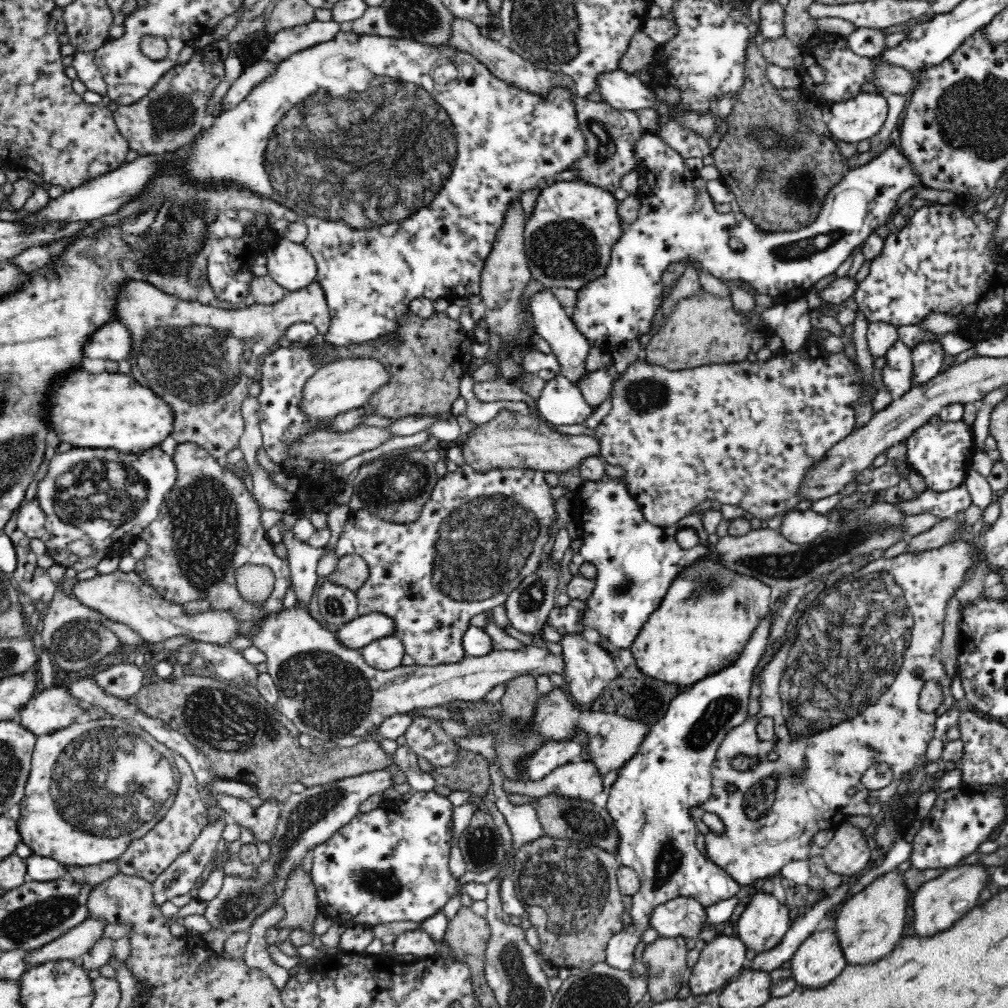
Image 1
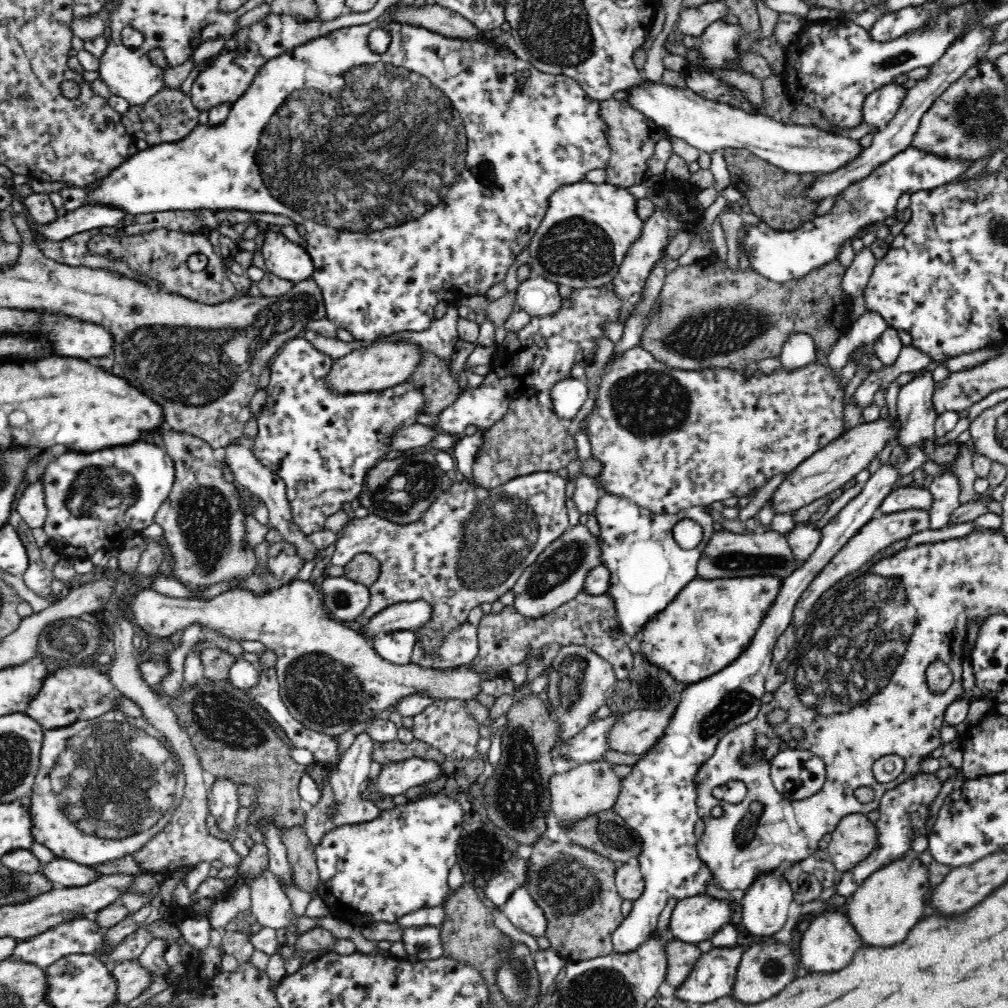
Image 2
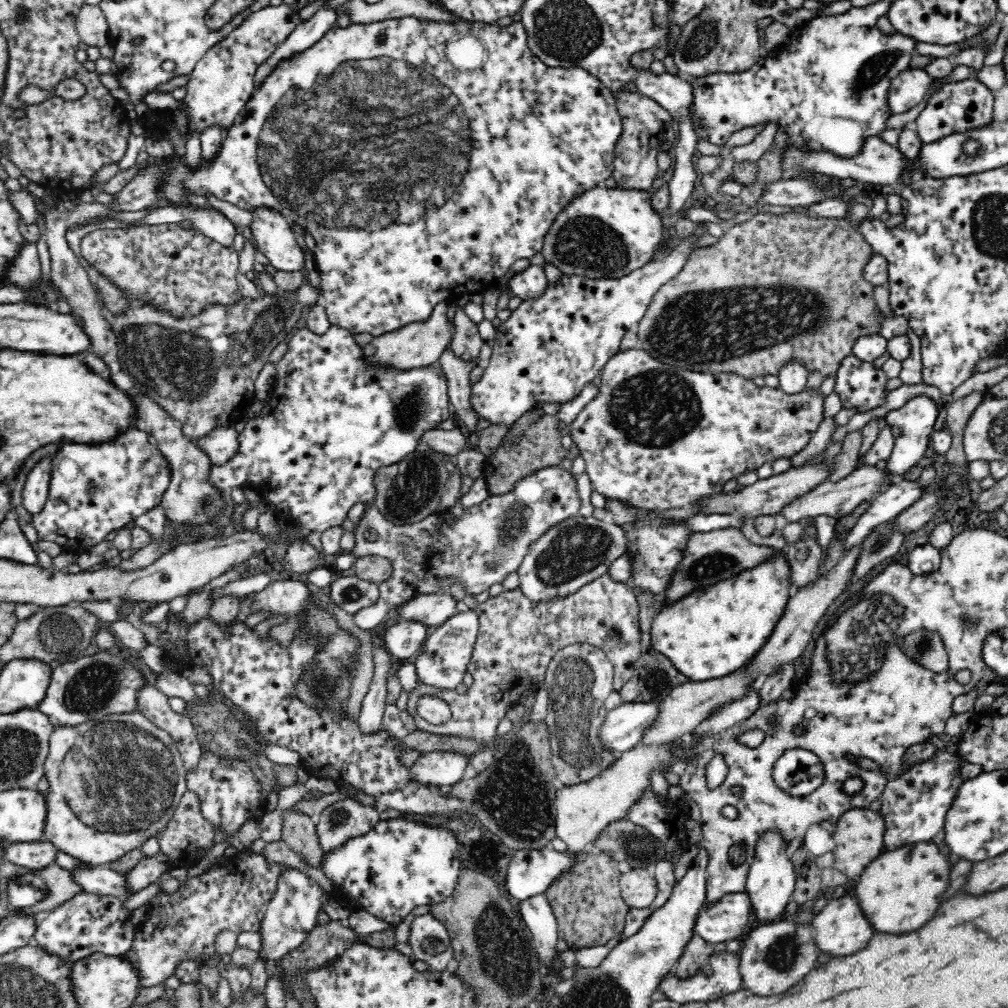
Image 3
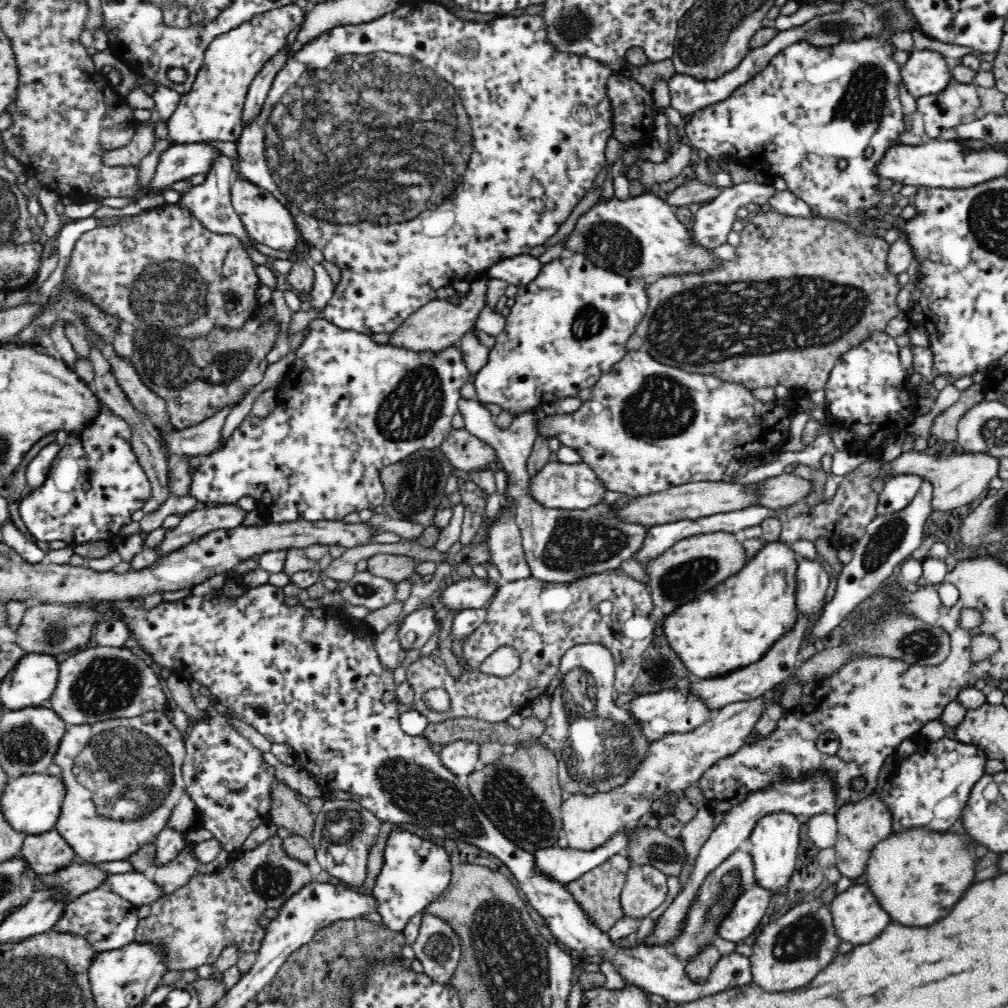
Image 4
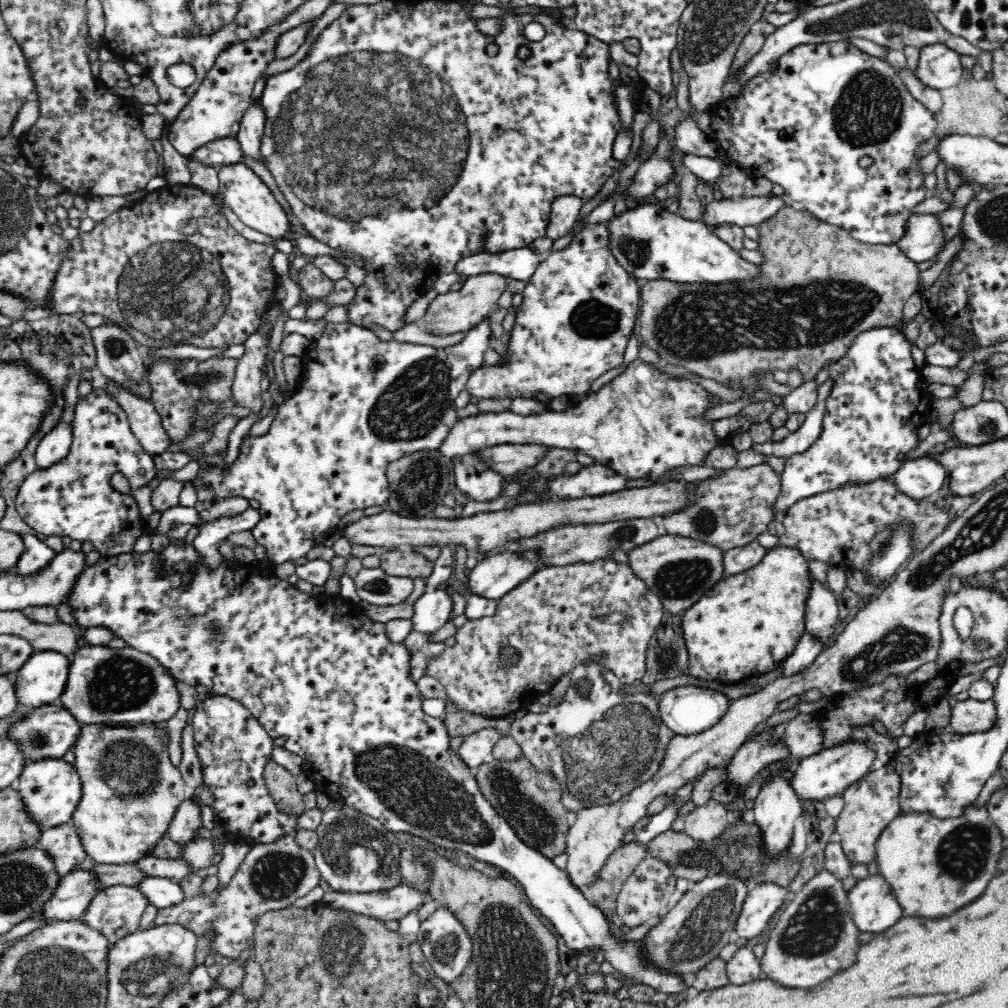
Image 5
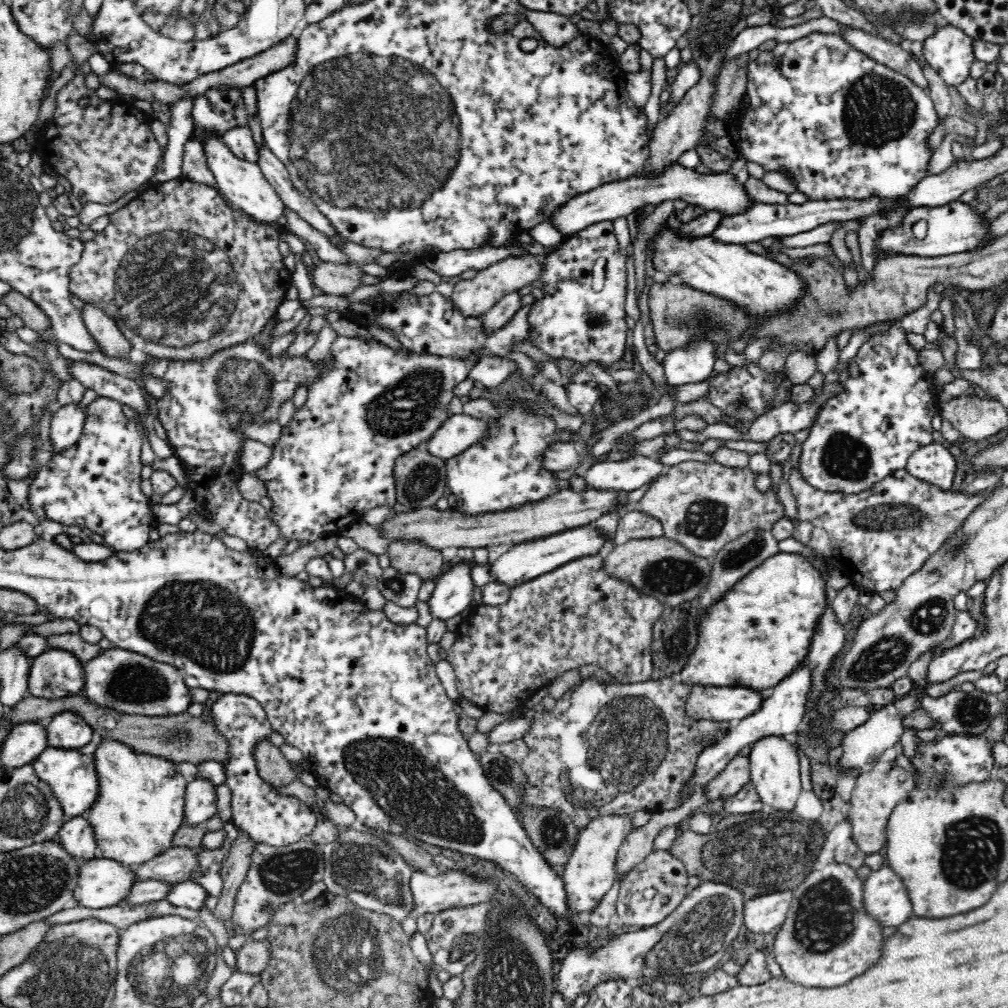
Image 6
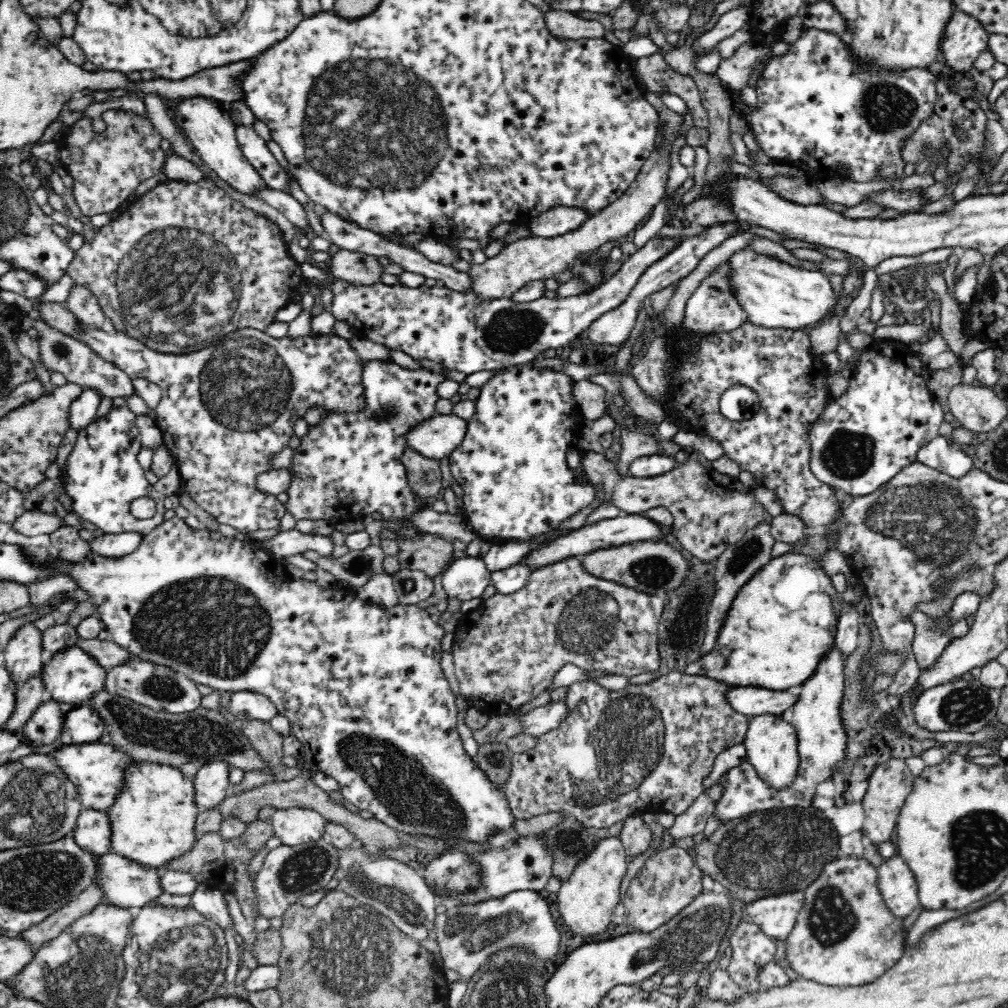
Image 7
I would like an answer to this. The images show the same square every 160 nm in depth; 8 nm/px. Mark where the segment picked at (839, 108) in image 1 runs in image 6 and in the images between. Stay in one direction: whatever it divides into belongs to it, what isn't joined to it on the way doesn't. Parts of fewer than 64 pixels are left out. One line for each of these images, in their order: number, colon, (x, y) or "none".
2: (879, 107)
3: (909, 87)
4: (925, 72)
5: (938, 67)
6: (949, 52)

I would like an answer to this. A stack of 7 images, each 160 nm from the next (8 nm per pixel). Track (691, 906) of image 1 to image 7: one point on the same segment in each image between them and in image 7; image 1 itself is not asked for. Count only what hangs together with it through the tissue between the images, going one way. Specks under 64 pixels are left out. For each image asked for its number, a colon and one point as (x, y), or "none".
2: (693, 919)
3: (726, 919)
4: (749, 909)
5: (764, 899)
6: (763, 913)
7: (775, 915)

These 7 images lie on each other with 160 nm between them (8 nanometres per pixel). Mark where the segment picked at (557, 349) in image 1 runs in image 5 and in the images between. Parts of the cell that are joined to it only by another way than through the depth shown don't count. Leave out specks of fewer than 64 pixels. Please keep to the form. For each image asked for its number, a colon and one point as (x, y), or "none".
2: (539, 298)
3: (532, 283)
4: (521, 270)
5: (520, 264)

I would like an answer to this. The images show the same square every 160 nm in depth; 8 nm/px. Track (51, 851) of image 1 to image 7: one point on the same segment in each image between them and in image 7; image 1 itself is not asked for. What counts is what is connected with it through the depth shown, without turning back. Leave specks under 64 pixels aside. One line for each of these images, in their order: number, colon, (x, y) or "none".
2: (105, 786)
3: (115, 782)
4: (123, 778)
5: (131, 790)
6: (140, 804)
7: (152, 819)

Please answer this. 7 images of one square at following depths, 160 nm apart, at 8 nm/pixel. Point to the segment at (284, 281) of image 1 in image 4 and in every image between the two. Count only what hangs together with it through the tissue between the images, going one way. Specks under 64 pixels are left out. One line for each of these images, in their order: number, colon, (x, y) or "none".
2: (289, 261)
3: (274, 237)
4: (266, 220)

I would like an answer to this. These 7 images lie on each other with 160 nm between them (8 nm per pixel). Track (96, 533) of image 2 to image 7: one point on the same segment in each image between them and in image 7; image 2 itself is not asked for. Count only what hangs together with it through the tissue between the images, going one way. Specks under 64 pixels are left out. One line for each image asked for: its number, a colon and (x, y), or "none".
3: (95, 489)
4: (95, 483)
5: (74, 497)
6: (95, 484)
7: (102, 476)

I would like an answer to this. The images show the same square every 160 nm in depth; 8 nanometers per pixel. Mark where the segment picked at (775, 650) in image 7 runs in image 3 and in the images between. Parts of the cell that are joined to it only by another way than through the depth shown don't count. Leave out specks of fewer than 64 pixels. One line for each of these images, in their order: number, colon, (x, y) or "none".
3: (713, 631)
4: (732, 626)
5: (746, 623)
6: (760, 631)

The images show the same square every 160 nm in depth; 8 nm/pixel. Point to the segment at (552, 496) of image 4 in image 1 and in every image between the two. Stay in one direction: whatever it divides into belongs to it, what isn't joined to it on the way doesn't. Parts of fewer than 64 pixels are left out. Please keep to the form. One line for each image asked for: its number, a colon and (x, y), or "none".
1: (480, 534)
2: (472, 544)
3: (489, 540)

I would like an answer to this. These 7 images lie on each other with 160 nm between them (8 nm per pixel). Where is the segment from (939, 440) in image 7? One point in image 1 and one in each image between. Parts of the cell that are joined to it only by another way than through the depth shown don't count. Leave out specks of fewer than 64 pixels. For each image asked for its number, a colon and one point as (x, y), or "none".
1: (944, 505)
2: (905, 498)
3: (887, 505)
4: (897, 493)
5: (918, 479)
6: (934, 464)

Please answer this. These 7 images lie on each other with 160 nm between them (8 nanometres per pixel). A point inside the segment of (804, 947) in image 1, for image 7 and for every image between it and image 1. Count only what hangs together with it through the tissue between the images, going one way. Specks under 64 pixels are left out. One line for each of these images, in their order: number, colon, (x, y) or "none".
2: (830, 942)
3: (840, 929)
4: (857, 918)
5: (872, 905)
6: (884, 897)
7: (896, 883)

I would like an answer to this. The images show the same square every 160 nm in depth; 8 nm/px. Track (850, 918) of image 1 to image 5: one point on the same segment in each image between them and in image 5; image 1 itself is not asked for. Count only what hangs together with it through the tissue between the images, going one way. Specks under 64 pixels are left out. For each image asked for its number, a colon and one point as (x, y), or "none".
2: (883, 910)
3: (909, 881)
4: (917, 875)
5: (934, 866)

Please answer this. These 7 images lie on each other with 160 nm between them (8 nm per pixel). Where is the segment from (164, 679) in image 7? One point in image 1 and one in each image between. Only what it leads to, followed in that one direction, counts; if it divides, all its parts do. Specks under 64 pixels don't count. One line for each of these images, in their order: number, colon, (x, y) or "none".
1: (51, 710)
2: (71, 694)
3: (91, 687)
4: (103, 683)
5: (105, 685)
6: (130, 683)

